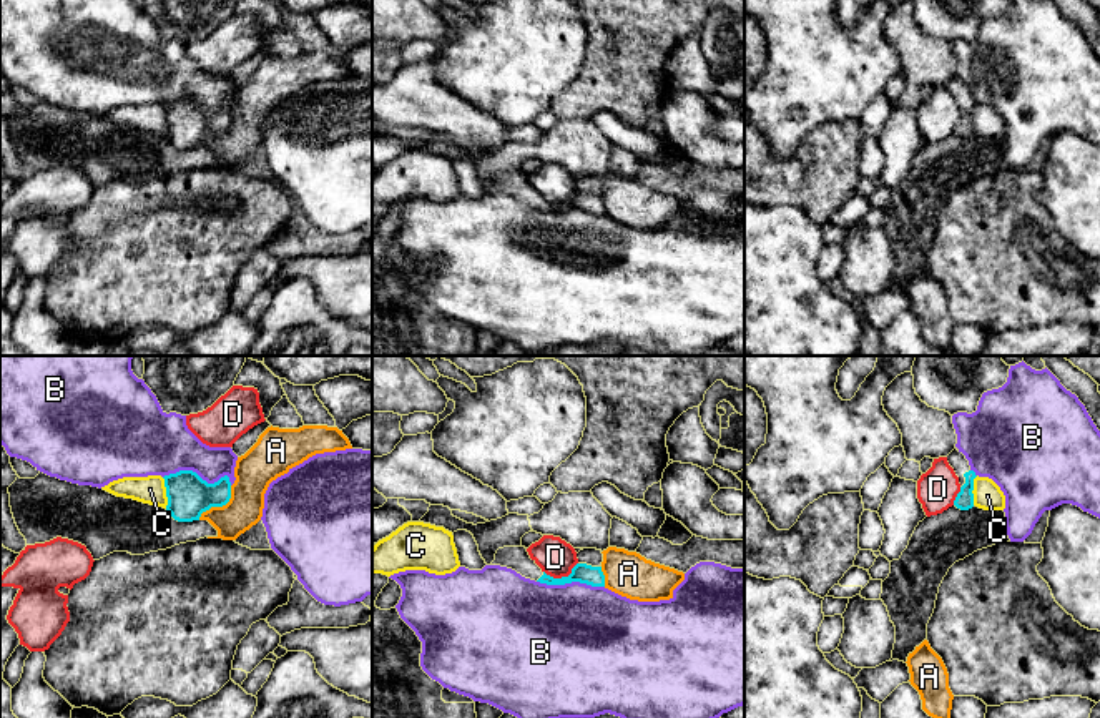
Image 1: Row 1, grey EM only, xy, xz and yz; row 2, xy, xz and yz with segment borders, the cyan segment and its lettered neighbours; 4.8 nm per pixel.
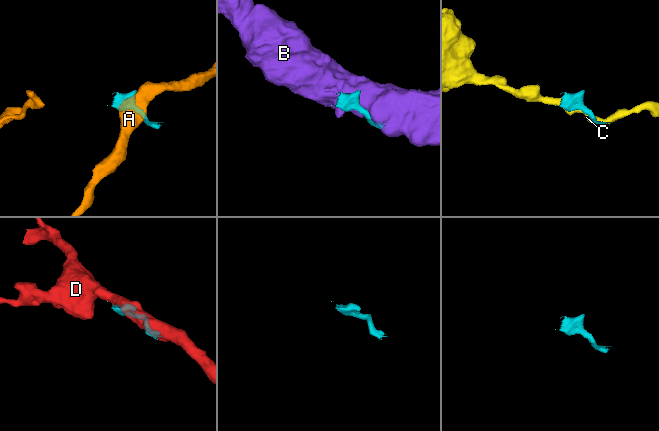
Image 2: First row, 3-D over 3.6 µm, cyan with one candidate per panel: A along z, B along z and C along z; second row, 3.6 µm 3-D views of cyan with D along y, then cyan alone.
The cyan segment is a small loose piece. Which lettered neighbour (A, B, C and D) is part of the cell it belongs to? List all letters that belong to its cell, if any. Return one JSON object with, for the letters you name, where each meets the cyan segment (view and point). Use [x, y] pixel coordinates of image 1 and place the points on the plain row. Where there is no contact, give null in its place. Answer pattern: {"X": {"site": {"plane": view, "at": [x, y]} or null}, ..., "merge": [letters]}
{"merge": []}

